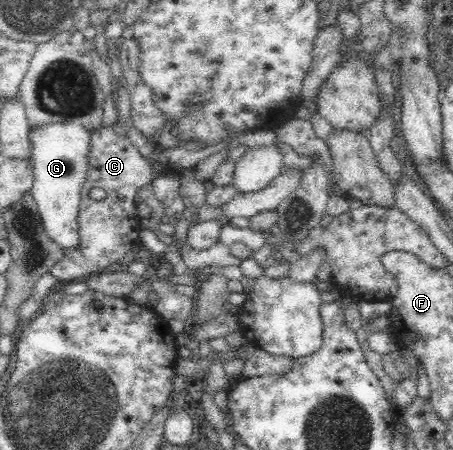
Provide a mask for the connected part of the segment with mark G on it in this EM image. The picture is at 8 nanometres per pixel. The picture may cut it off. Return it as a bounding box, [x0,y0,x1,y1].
[29,121,91,249]

